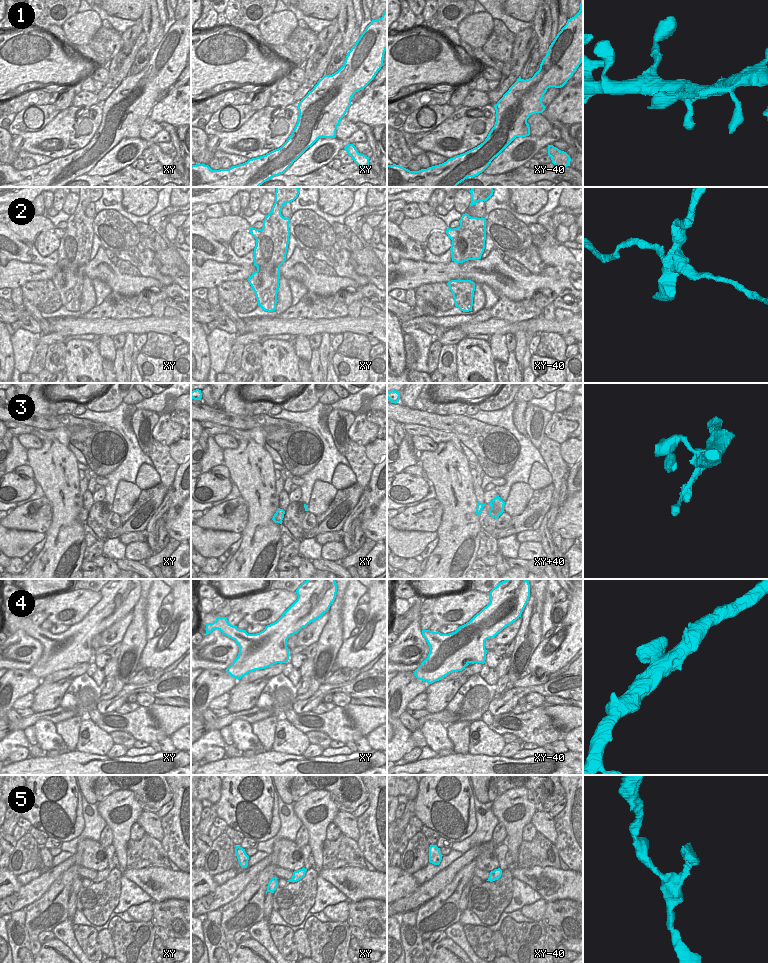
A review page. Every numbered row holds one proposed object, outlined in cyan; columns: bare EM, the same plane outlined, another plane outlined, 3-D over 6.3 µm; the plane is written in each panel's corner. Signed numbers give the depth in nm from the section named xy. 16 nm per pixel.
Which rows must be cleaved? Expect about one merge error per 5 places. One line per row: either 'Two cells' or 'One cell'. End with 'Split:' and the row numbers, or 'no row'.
1: One cell
2: Two cells
3: One cell
4: One cell
5: One cell
Split: 2

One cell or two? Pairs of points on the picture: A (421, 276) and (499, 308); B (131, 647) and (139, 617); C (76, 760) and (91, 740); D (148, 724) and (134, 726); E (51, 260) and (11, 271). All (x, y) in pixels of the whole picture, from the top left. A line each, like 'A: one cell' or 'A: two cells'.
A: two cells
B: one cell
C: two cells
D: one cell
E: two cells

